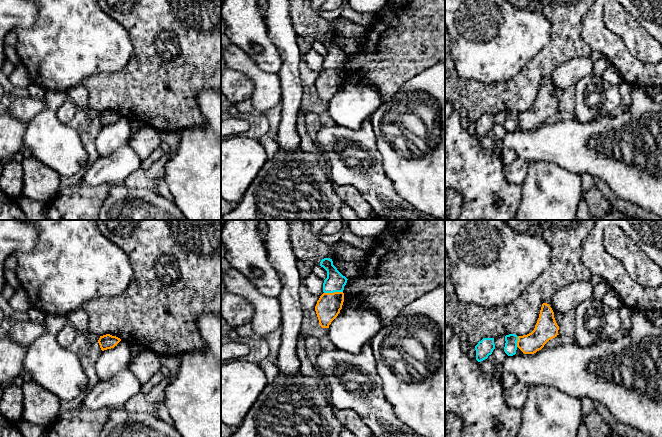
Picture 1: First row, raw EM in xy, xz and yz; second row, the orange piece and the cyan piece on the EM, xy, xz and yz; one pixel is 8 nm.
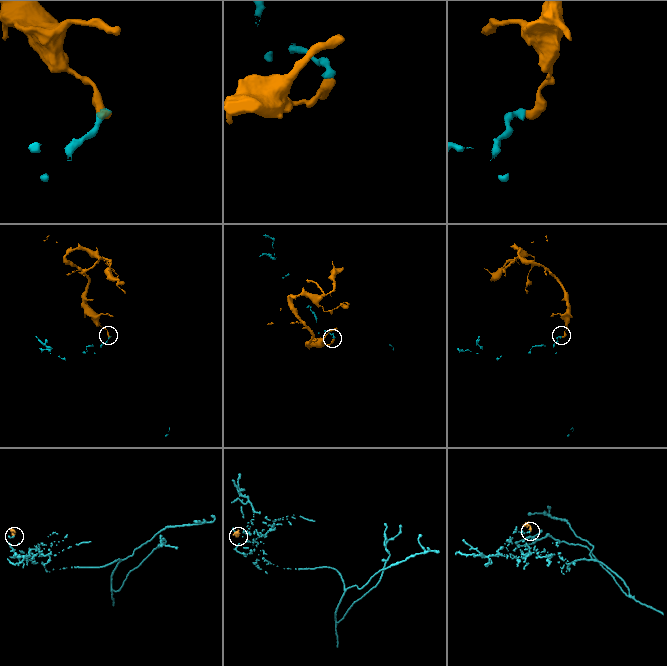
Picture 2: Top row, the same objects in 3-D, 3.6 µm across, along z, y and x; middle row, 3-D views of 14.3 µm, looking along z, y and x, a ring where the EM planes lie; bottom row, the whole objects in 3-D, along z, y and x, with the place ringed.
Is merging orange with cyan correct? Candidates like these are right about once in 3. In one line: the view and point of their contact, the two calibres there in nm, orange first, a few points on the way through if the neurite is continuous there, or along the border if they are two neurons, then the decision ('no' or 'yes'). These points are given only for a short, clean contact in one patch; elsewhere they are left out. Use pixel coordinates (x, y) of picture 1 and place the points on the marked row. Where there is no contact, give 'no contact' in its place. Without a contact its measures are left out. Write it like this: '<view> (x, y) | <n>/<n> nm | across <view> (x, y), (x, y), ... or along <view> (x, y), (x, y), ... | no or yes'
xz (334, 292) | 200/160 nm | along xz (342, 291), (324, 293) | no

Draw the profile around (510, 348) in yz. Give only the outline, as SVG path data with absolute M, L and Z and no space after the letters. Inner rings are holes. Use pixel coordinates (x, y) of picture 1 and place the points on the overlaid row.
M509 334L505 336L505 347L504 351L508 356L513 356L516 354L517 350L517 341L518 341L518 336L515 334Z

